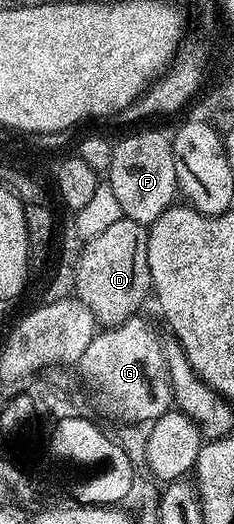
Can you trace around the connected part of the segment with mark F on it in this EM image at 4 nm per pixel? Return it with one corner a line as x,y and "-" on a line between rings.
143,130
140,134
121,139
119,143
116,141
111,148
111,163
105,171
105,182
117,195
123,217
150,227
157,216
176,201
179,190
171,138
159,130

